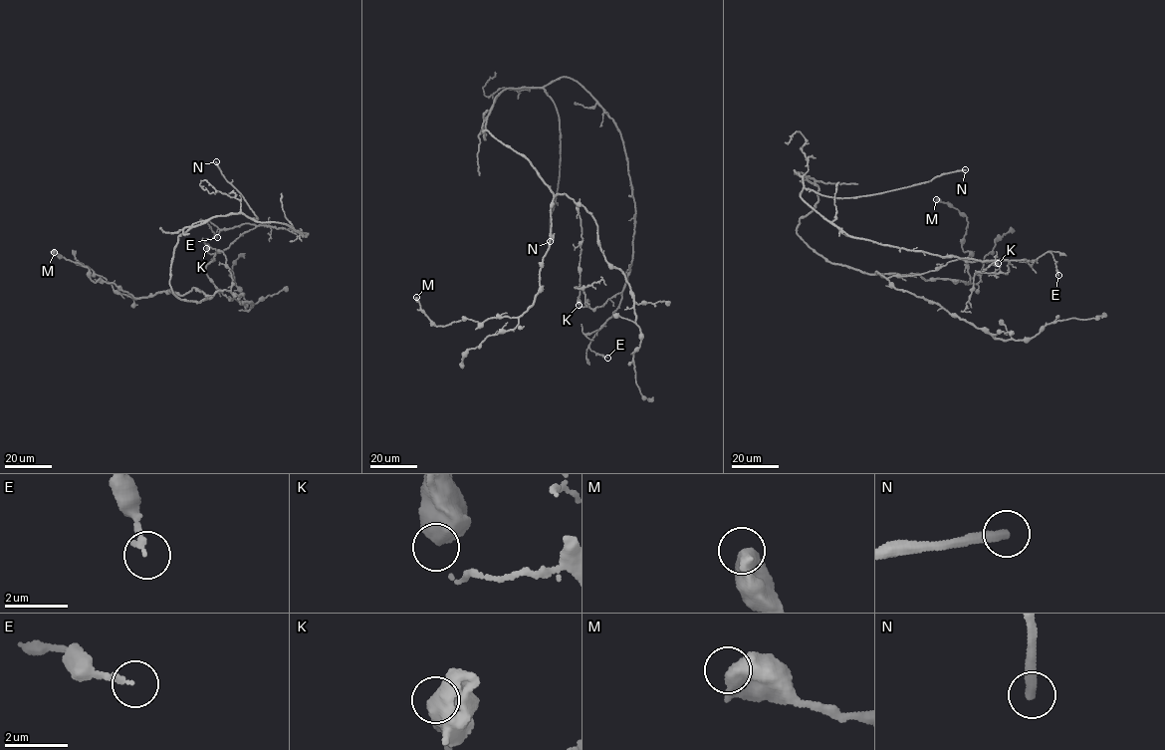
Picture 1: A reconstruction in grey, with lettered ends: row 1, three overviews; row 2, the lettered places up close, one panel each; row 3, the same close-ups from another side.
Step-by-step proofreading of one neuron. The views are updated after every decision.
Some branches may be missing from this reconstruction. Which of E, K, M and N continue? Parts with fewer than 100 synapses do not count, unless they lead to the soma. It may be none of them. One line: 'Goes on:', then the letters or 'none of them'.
Goes on: N

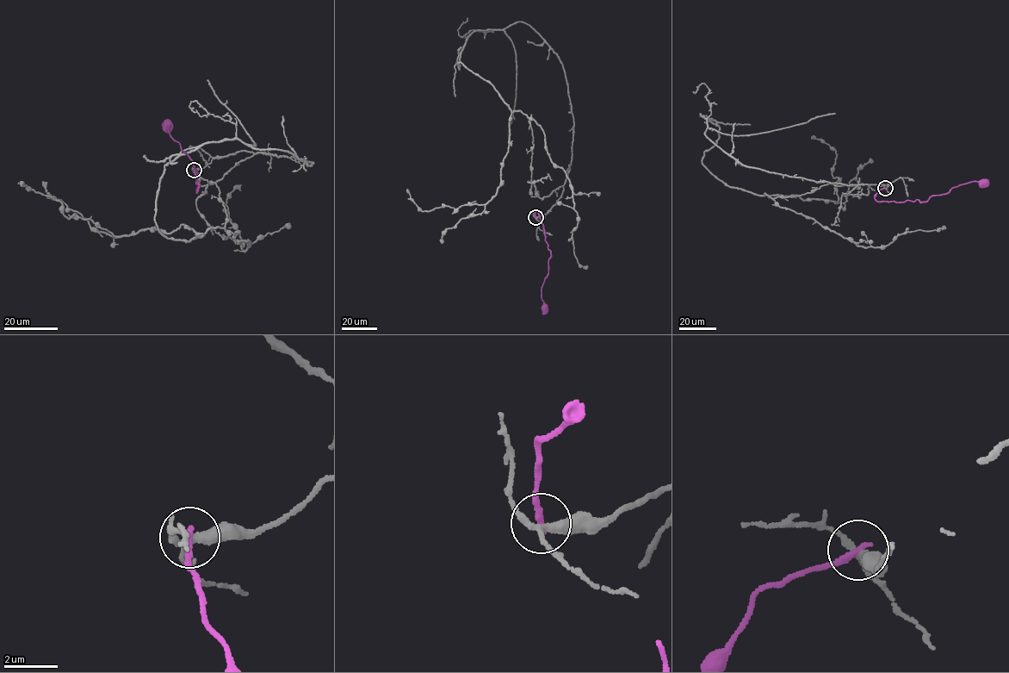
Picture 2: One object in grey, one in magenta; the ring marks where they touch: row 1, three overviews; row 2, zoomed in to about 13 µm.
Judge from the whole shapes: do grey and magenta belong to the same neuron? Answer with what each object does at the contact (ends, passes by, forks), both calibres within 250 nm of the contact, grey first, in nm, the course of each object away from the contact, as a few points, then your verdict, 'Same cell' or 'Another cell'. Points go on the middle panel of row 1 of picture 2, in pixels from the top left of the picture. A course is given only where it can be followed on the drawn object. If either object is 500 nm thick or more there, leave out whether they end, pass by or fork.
At the ring grey forks. At the ring magenta ends. Thickness 260 nm (grey) against 280 nm. Course of grey: (535, 217), (560, 196), (573, 122), (561, 61), (521, 21), (473, 31), (458, 65), (540, 127), (587, 265). Course of magenta: (535, 217), (537, 209), (551, 252), (548, 274), (541, 288), (545, 308). Another cell

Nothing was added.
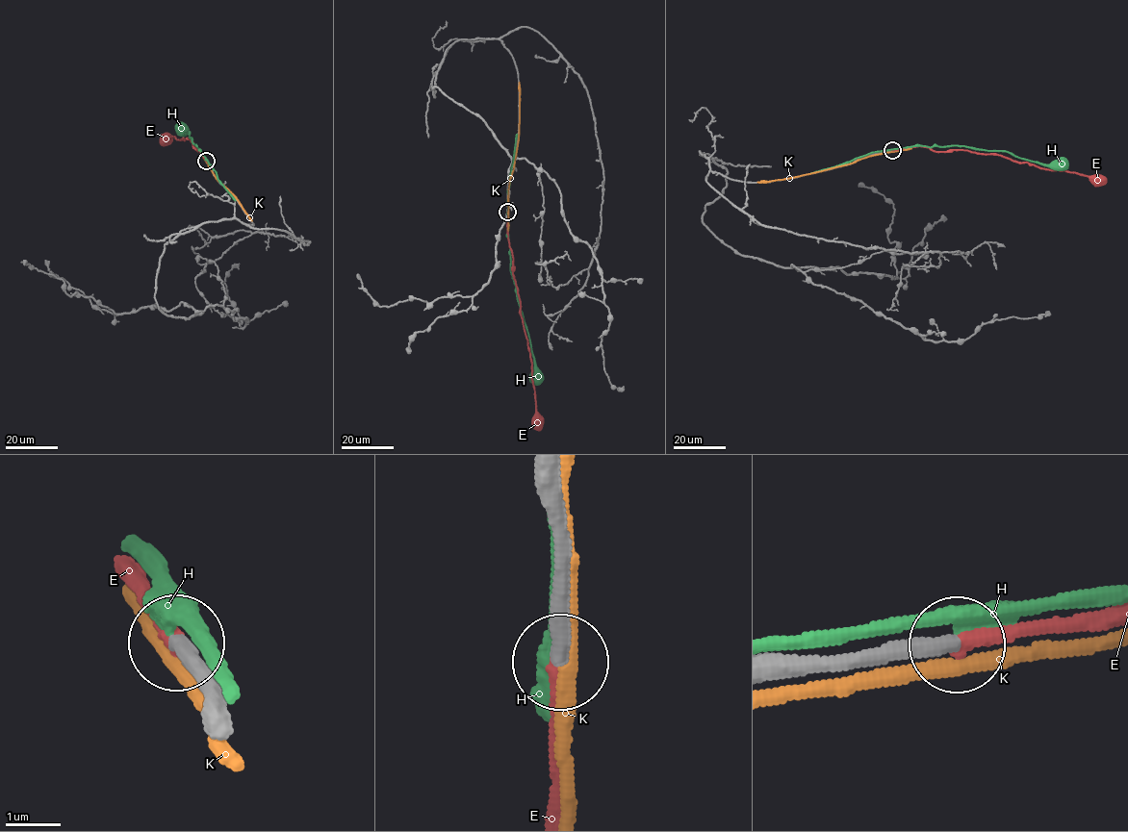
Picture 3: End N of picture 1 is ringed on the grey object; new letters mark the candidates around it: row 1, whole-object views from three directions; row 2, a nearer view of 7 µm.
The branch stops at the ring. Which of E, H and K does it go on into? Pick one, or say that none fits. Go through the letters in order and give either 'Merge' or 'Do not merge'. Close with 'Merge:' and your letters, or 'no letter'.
E: Merge
H: Do not merge
K: Do not merge
Merge: E

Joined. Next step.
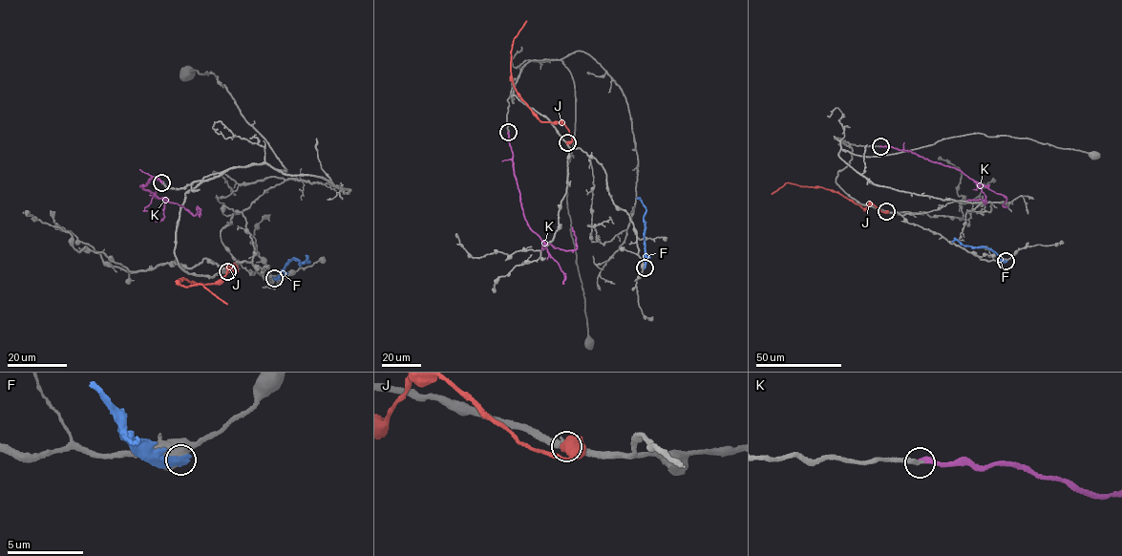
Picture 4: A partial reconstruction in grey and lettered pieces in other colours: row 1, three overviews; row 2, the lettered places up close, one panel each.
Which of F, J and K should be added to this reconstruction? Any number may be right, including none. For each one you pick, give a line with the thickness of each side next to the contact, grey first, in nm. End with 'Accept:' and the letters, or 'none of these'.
K: Thickness 320 nm (grey) against 340 nm
Accept: K

